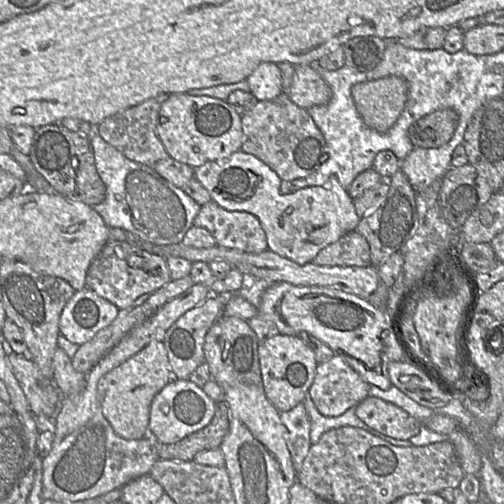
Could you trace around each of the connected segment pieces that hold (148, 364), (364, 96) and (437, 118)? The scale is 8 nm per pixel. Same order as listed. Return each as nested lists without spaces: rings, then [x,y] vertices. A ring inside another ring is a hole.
[[[152,341],[140,352],[104,375],[98,383],[98,399],[104,417],[123,439],[148,436],[150,406],[155,395],[172,380],[167,352],[161,341]]]
[[[388,76],[355,84],[351,89],[356,109],[364,123],[384,133],[403,112],[408,86],[404,79]]]
[[[450,108],[435,111],[409,127],[409,138],[415,148],[437,148],[454,135],[459,116]]]

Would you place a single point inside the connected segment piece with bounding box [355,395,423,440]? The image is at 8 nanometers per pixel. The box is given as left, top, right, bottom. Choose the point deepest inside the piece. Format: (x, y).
(384, 417)

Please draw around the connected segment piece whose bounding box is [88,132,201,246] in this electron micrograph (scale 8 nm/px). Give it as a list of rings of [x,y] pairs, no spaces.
[[[97,132],[88,134],[97,172],[106,186],[105,199],[92,208],[109,228],[126,230],[154,245],[180,243],[193,226],[201,206],[152,167],[134,162],[108,144]]]

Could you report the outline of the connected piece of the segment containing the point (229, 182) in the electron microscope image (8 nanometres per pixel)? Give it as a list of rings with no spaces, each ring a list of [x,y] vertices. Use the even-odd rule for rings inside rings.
[[[241,150],[224,160],[206,162],[193,170],[194,177],[208,190],[211,201],[228,211],[245,211],[256,216],[266,234],[268,249],[299,265],[312,262],[320,250],[336,242],[344,234],[355,230],[360,220],[353,199],[347,189],[339,183],[310,186],[291,194],[282,194],[280,192],[282,180],[277,173],[254,155]]]

